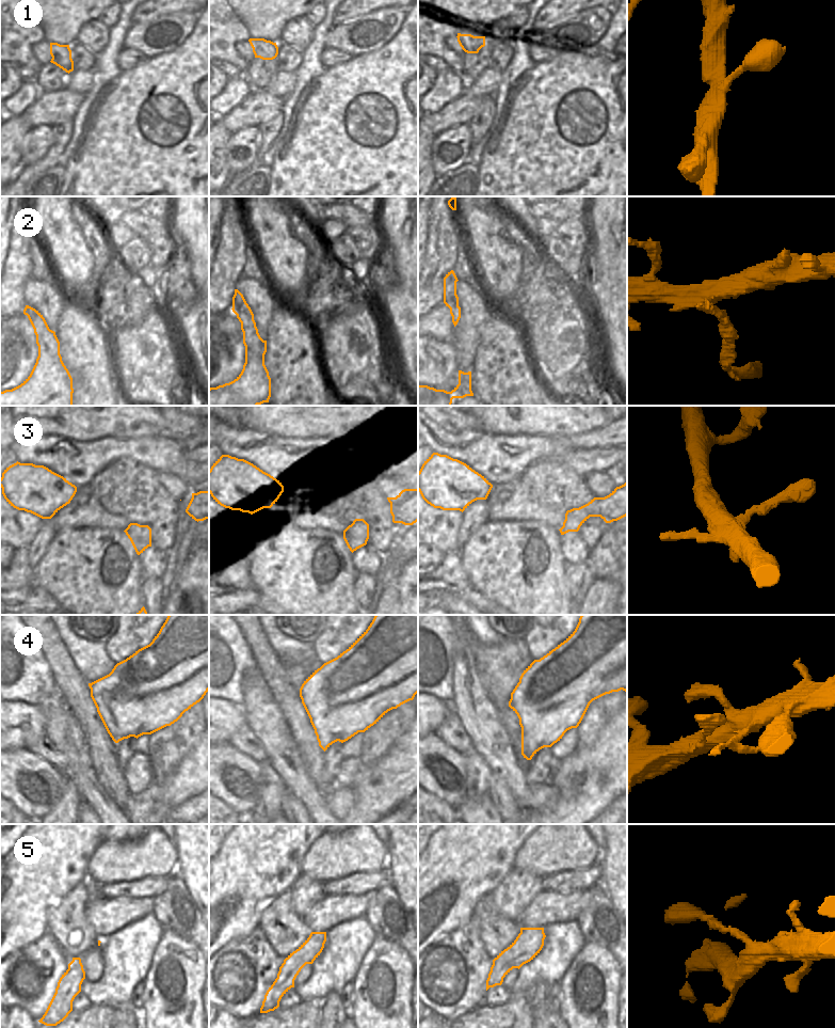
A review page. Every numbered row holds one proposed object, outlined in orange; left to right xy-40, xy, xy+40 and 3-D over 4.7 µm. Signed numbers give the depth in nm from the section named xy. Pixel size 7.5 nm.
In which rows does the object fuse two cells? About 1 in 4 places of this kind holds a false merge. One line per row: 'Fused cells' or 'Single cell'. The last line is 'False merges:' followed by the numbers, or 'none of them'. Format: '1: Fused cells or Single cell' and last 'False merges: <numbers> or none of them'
1: Single cell
2: Fused cells
3: Single cell
4: Single cell
5: Single cell
False merges: 2

